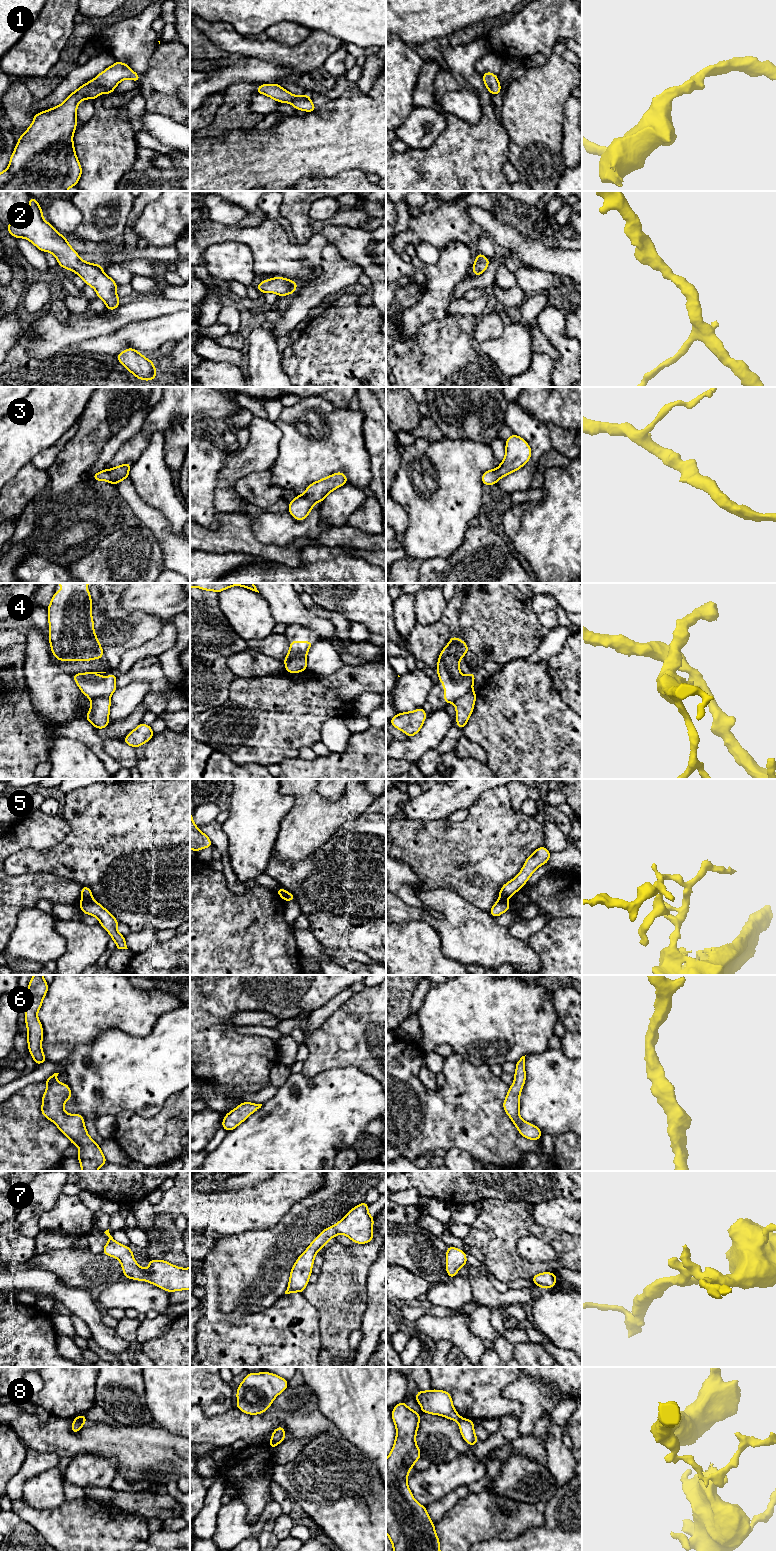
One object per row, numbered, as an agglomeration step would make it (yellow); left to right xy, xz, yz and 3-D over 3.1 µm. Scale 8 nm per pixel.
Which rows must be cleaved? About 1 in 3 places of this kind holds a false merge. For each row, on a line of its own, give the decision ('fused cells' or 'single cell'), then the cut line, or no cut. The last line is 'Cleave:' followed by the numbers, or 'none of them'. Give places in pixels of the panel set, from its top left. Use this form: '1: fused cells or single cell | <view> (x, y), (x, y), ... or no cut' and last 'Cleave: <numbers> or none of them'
1: single cell | no cut
2: single cell | no cut
3: single cell | no cut
4: fused cells | xz (305, 657), (294, 656), (285, 662)
5: fused cells | xy (92, 898), (82, 901)
6: single cell | no cut
7: single cell | no cut
8: fused cells | xy (76, 1417), (82, 1424)
Cleave: 4, 5, 8

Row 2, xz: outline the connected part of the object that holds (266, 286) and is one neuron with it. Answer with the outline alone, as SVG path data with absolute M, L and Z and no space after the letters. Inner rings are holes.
M273 277L272 279L267 279L261 281L256 288L265 293L276 293L279 297L283 297L289 294L293 294L299 283L294 282L288 278L283 277Z

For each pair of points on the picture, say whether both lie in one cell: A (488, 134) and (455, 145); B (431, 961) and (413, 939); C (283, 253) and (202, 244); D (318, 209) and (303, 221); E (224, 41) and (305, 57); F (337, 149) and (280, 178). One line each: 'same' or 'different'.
A: same
B: same
C: same
D: different
E: same
F: same

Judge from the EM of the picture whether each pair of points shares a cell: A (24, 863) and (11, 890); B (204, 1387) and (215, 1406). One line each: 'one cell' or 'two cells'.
A: two cells
B: one cell

